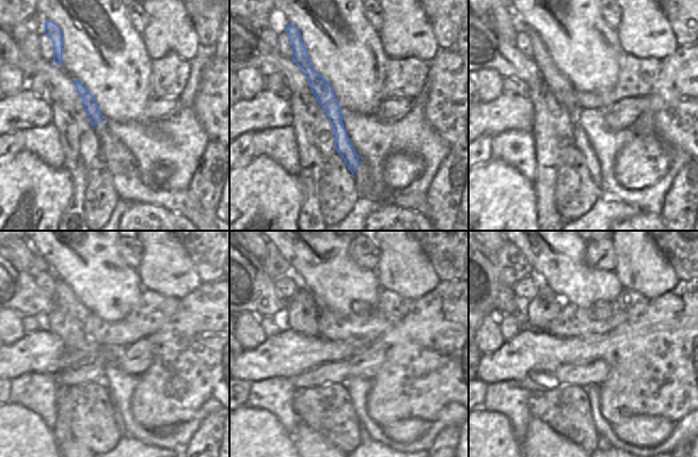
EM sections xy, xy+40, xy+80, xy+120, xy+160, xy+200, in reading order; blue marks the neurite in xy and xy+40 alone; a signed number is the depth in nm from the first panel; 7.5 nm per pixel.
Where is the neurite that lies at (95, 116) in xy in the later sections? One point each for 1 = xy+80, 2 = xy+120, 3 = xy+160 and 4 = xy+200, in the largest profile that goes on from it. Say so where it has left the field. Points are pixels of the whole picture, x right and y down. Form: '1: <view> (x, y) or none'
1: xy+80 (561, 88)
2: xy+120 (65, 298)
3: xy+160 (365, 437)
4: xy+200 (602, 443)

